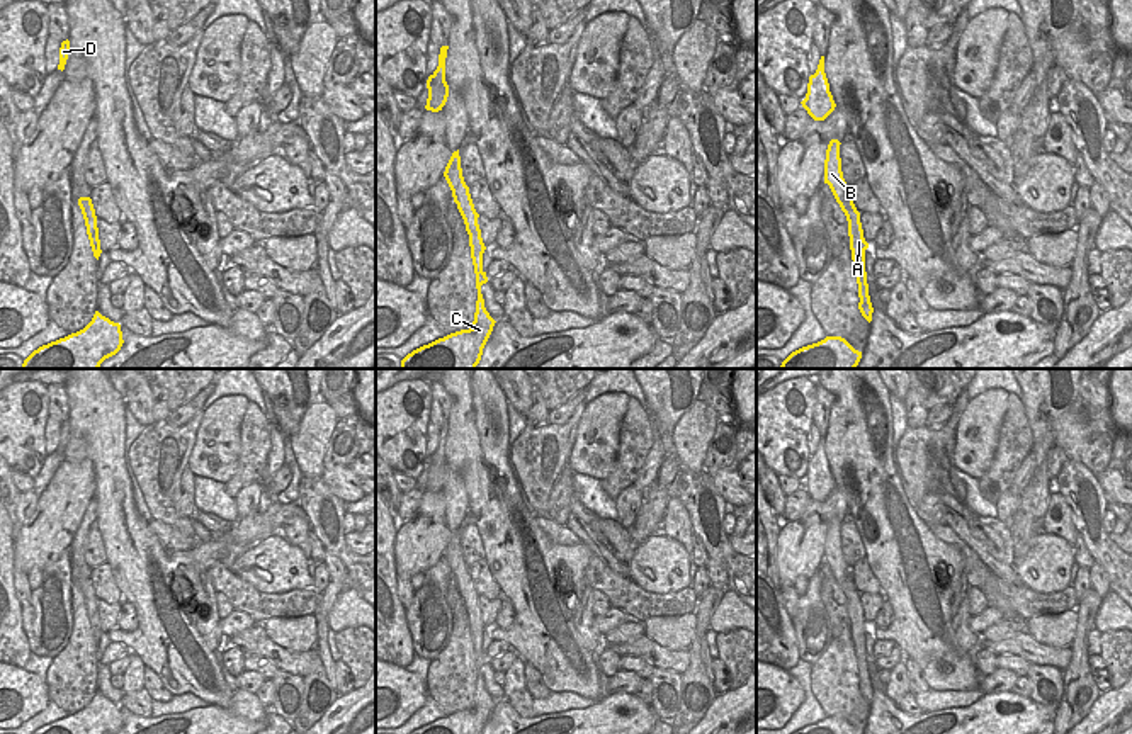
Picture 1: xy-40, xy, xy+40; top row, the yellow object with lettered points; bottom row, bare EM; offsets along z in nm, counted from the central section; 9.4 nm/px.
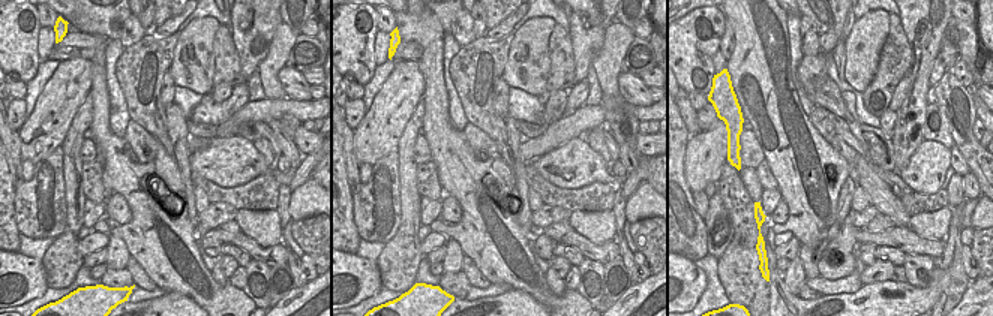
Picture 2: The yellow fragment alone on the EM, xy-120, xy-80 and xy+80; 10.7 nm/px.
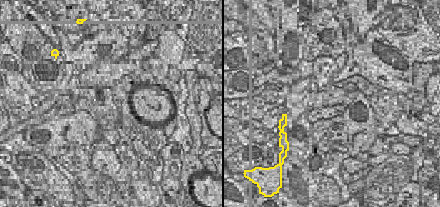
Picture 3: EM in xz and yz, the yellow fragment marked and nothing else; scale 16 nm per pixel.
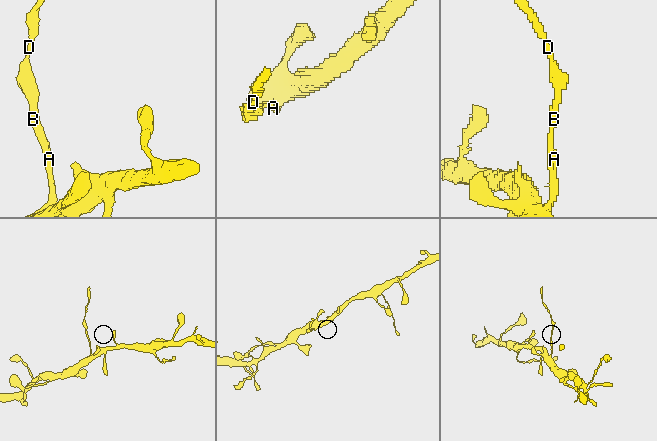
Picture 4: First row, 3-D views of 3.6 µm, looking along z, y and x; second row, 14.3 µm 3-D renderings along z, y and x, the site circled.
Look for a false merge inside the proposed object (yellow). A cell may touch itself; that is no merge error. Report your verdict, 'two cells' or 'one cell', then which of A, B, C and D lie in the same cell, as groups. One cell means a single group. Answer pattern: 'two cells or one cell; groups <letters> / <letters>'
two cells; groups A B D / C

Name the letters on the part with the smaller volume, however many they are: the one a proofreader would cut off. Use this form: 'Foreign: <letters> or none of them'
Foreign: A, B, D

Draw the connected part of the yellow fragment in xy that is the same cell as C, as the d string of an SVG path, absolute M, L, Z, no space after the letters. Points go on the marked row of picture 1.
M483 258L473 265L478 289L473 326L413 350L401 360L399 369L476 369L496 321L486 311L481 294L481 285L488 282Z

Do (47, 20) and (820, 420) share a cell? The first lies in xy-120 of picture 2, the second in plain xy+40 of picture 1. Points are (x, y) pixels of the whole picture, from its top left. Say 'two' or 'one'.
one

